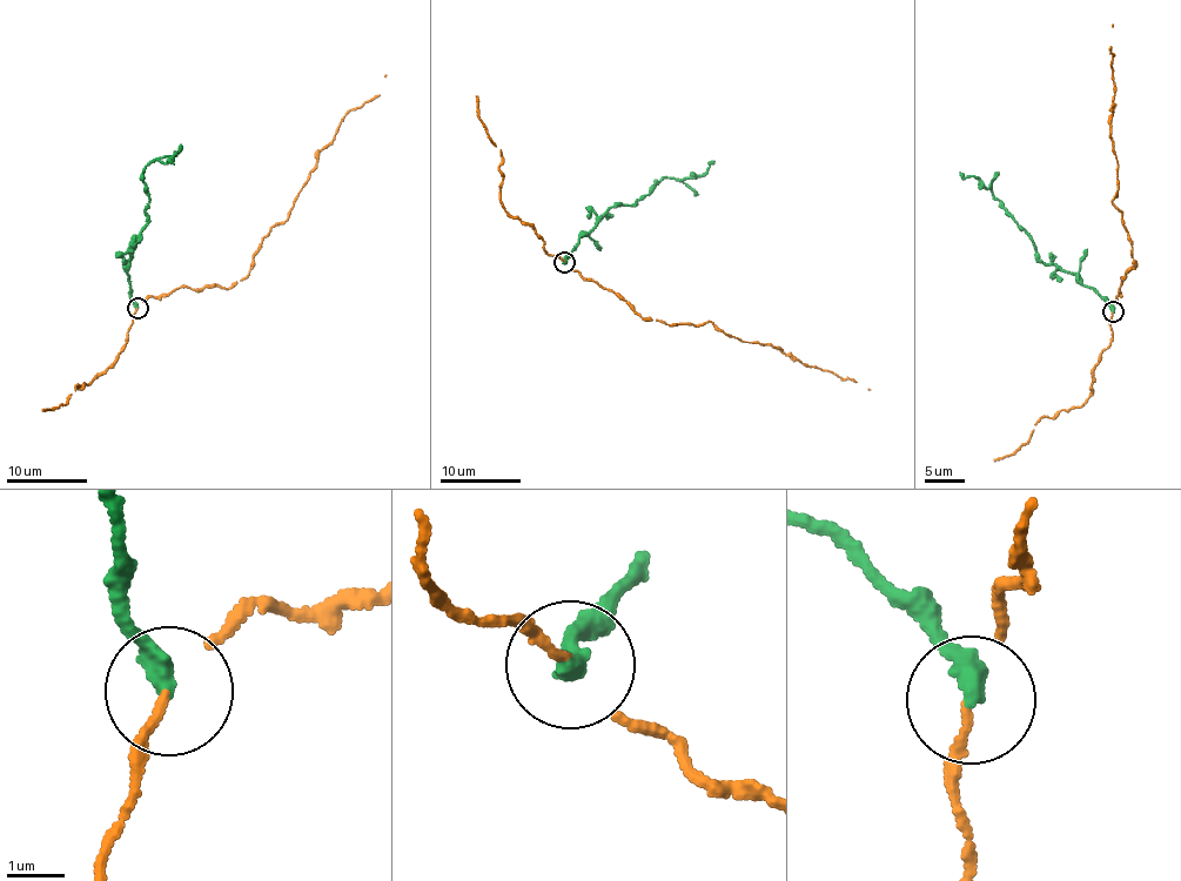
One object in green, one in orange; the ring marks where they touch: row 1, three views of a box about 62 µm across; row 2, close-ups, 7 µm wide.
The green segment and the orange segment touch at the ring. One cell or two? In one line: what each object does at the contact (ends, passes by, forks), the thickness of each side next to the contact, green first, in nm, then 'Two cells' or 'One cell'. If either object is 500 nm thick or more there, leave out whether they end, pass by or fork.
At the ring green ends. At the ring orange passes by. Thickness 360 nm (green) against 100 nm. Two cells

